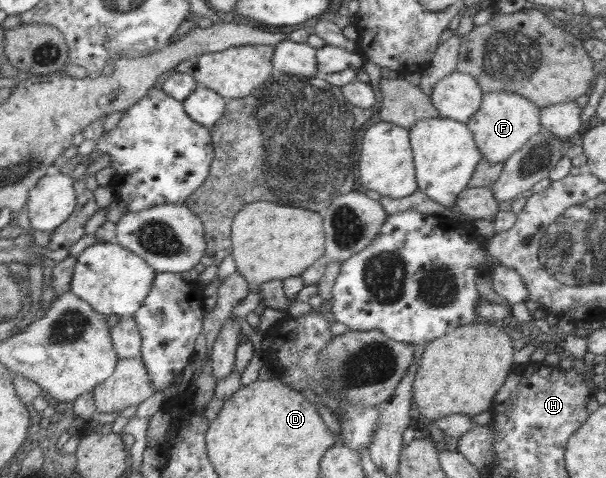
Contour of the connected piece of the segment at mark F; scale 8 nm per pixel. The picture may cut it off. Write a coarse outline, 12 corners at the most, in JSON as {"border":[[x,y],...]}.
{"border":[[486,91],[467,120],[480,154],[504,162],[541,131],[540,108]]}

